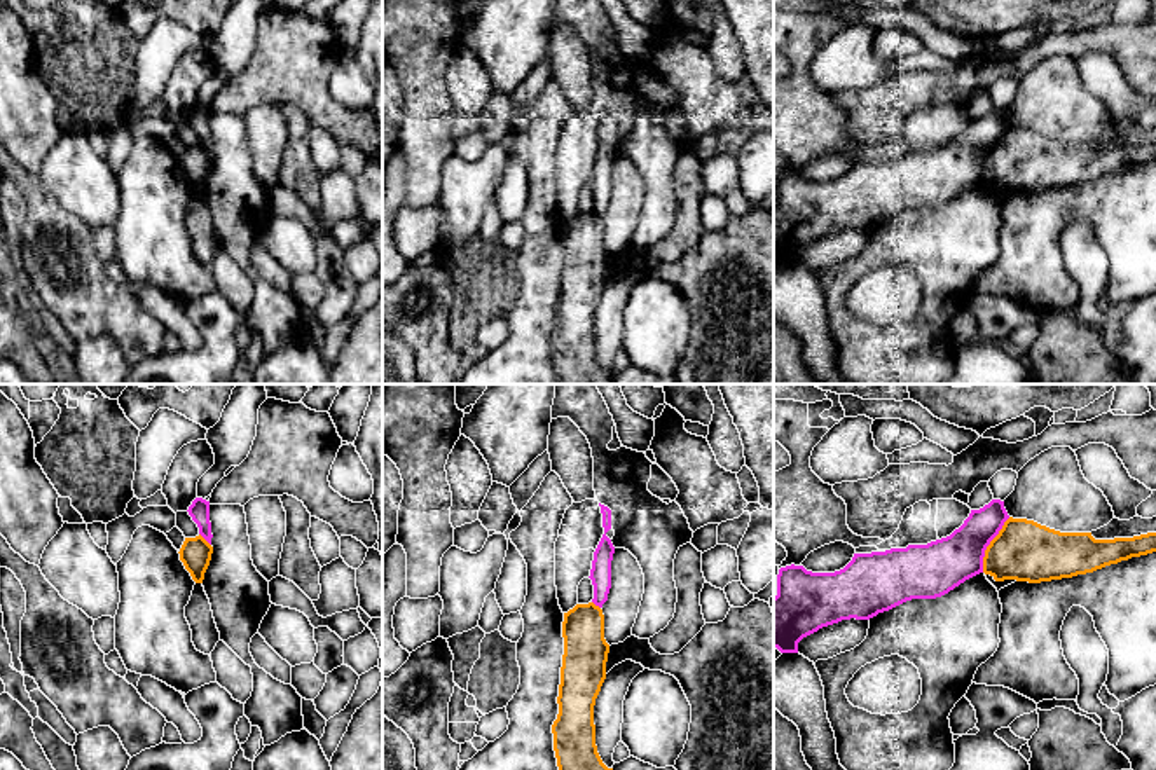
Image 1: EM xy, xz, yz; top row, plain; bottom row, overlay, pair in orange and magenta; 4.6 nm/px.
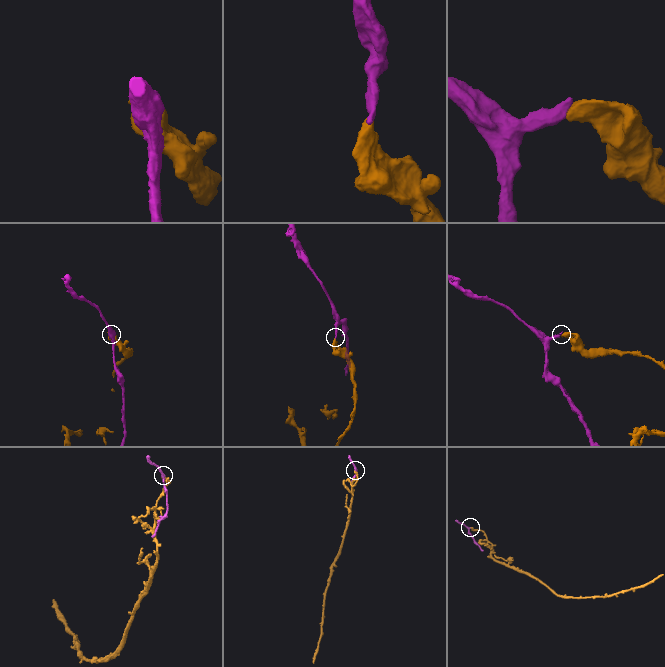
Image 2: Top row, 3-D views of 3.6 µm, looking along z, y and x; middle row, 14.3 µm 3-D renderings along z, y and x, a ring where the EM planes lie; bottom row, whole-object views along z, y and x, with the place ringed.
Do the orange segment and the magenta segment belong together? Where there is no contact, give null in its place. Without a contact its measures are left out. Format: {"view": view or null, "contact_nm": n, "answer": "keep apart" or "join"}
{"view": "yz", "contact_nm": 280, "answer": "keep apart"}

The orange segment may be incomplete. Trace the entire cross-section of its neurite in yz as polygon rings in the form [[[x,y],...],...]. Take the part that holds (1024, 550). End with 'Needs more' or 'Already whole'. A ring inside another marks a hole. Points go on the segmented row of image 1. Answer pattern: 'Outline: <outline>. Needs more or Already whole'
Outline: [[[1009,517],[985,550],[983,573],[995,581],[1041,583],[1093,573],[1153,552],[1156,533],[1095,540],[1091,533],[1060,533]]]. Already whole

